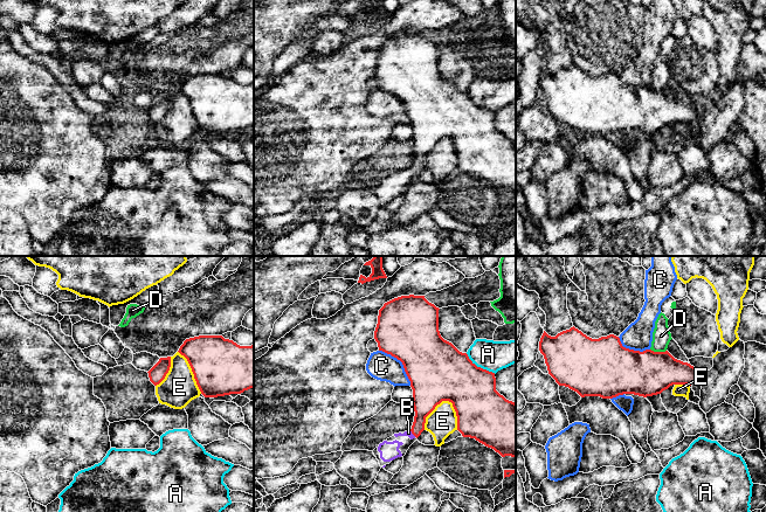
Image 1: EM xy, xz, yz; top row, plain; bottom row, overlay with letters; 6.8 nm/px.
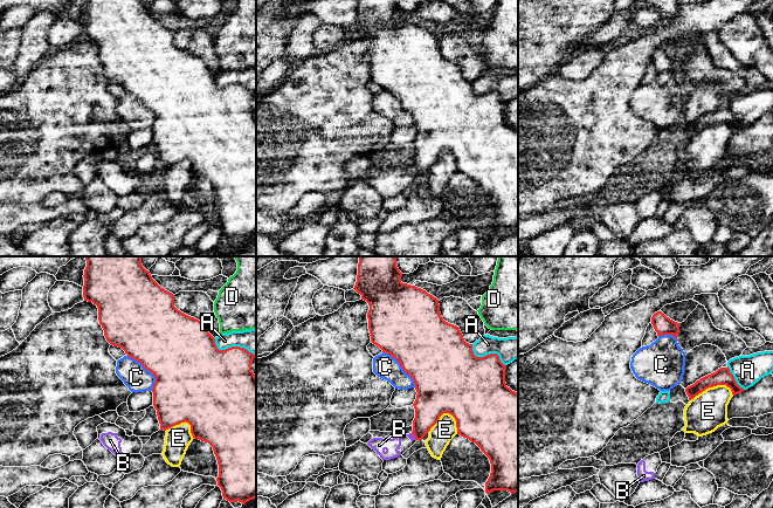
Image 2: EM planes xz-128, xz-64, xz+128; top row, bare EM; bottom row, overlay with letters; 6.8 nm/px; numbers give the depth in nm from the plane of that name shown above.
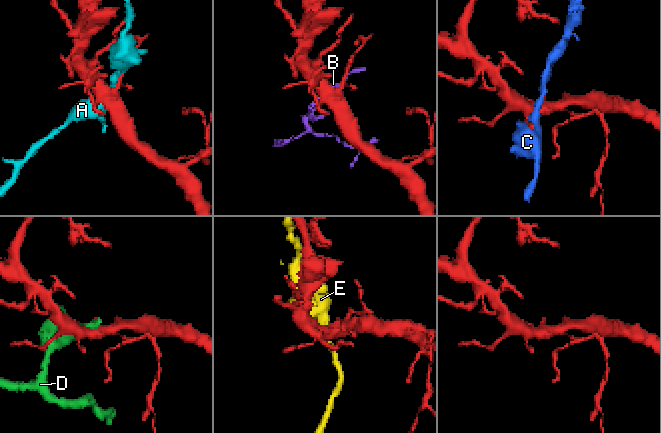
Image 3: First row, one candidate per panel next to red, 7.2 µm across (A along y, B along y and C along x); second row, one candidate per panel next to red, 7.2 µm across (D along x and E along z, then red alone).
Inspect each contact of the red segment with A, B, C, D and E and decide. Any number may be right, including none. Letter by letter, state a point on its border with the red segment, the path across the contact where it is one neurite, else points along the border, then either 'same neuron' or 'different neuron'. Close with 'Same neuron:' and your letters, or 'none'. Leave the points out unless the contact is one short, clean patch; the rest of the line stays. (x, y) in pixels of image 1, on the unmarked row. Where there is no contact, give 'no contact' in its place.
A: xz (480, 105) | different neuron
B: xz (413, 172) | across xz (425, 138), (419, 164), (413, 172), (408, 171) | same neuron
C: xz (401, 99) | different neuron
D: yz (658, 90) | different neuron
E: xz (434, 146) | different neuron
Same neuron: B

